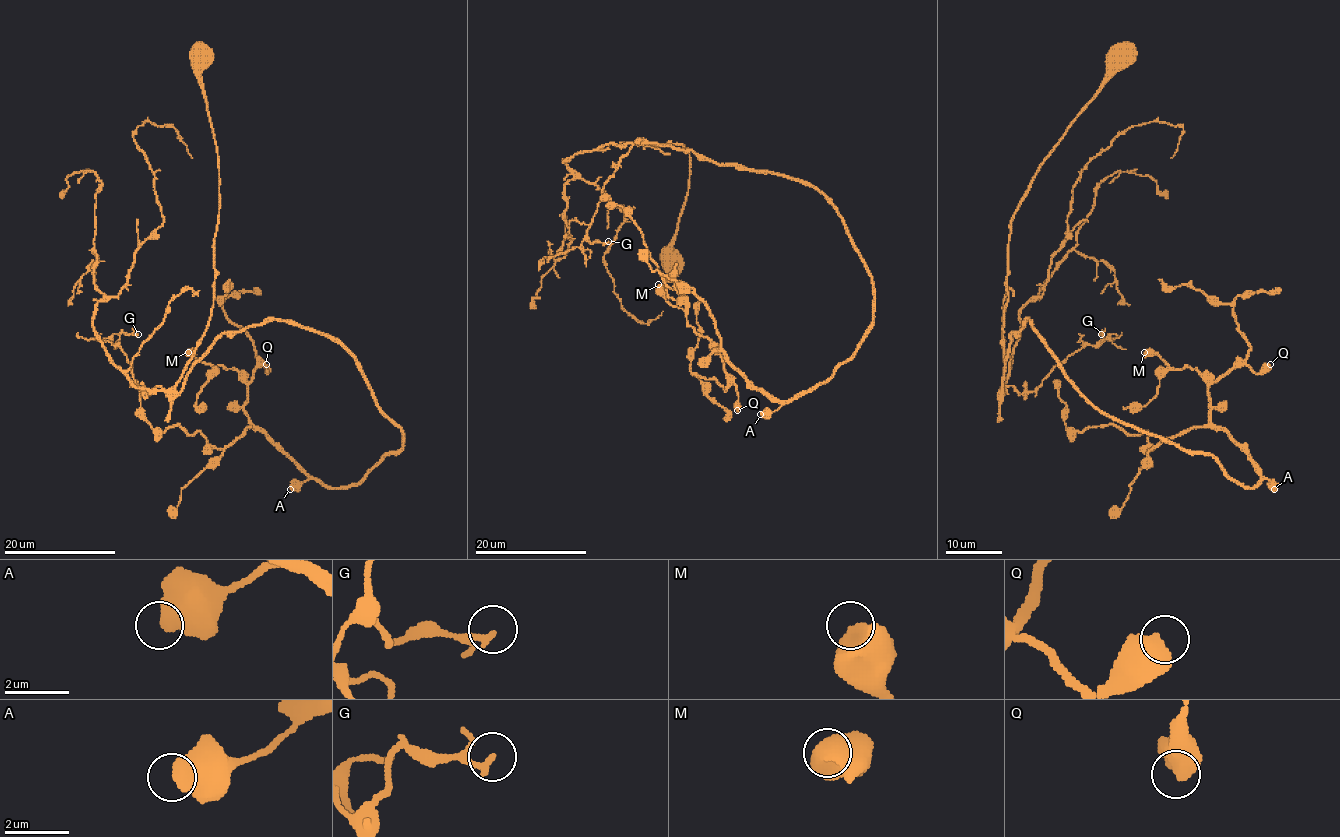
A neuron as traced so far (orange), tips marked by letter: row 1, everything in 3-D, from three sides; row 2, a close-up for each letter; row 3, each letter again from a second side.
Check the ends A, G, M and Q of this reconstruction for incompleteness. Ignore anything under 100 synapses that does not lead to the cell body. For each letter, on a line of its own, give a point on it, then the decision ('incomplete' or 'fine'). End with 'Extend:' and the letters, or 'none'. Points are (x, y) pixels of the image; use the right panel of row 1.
A: at (1274, 489); fine
G: at (1101, 334); fine
M: at (1144, 352); fine
Q: at (1270, 364); fine
Extend: none

